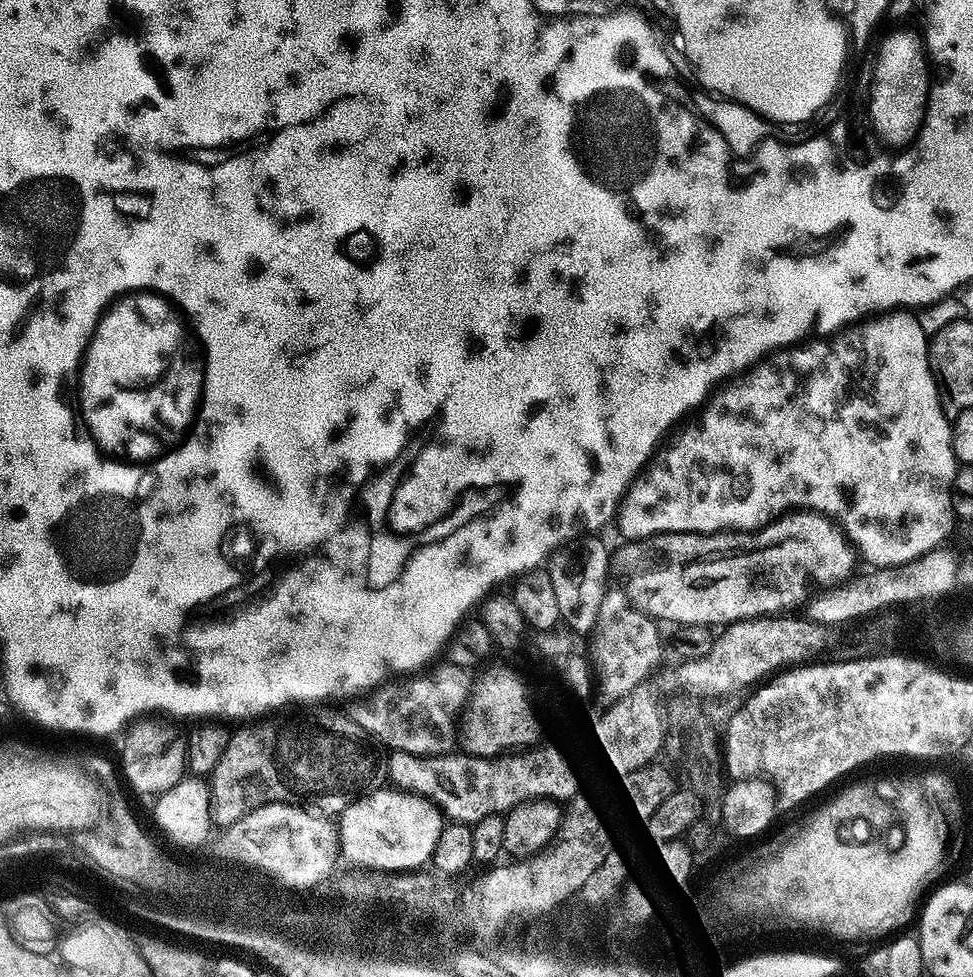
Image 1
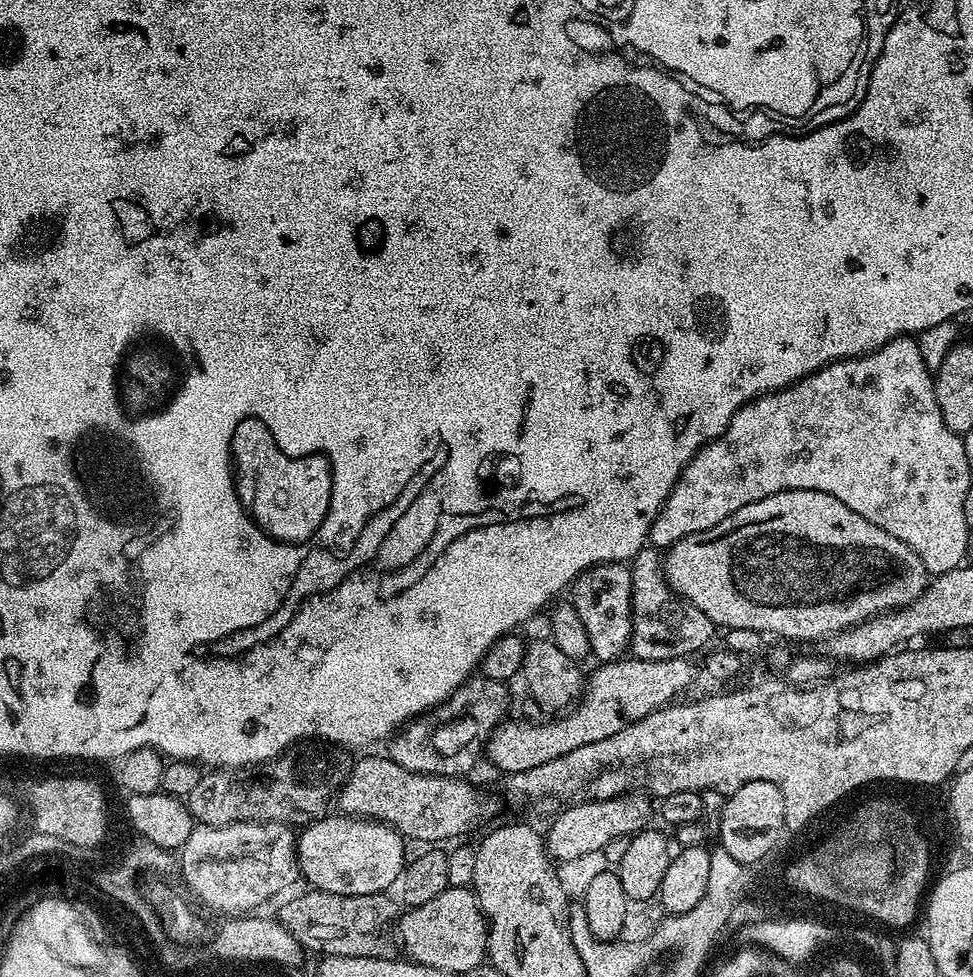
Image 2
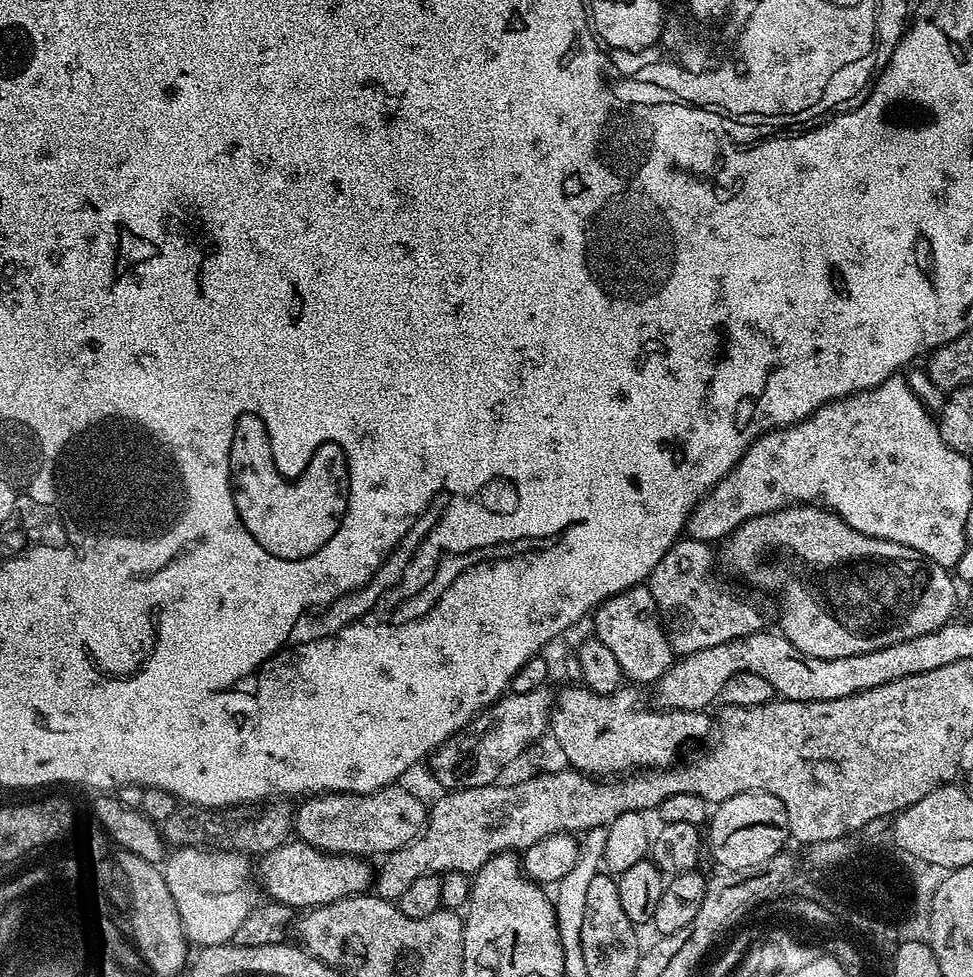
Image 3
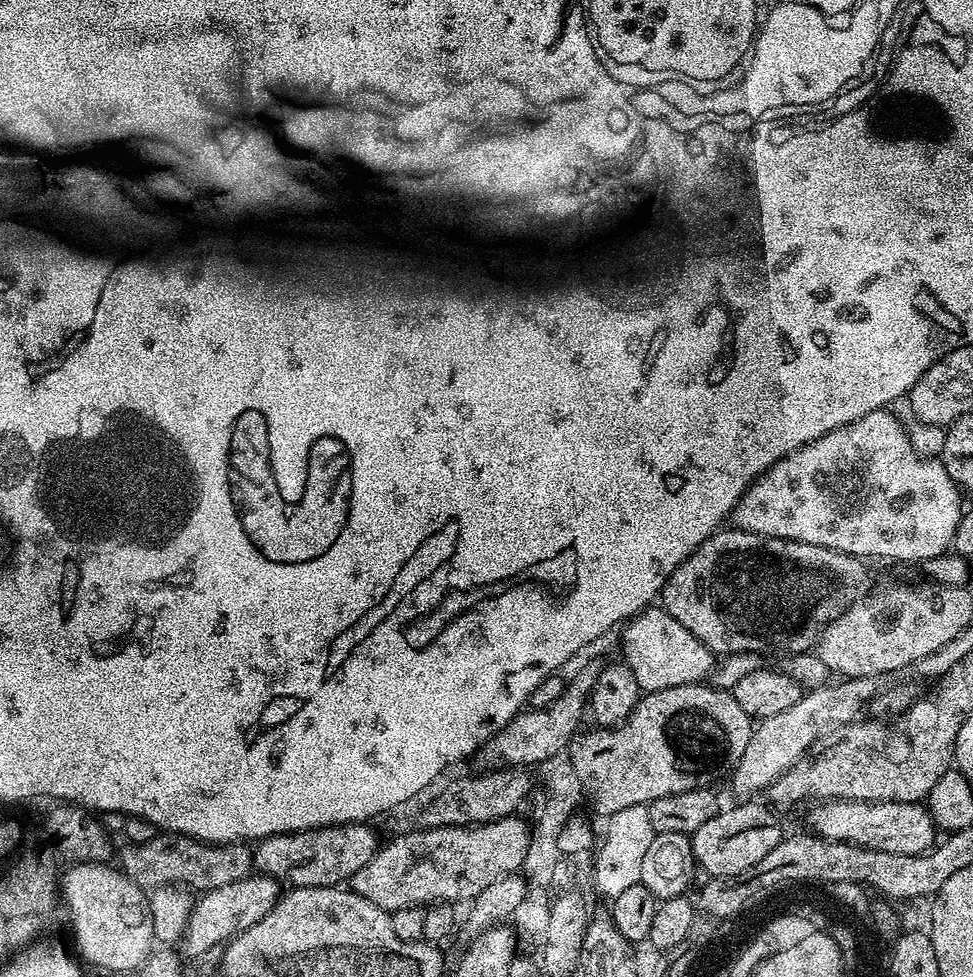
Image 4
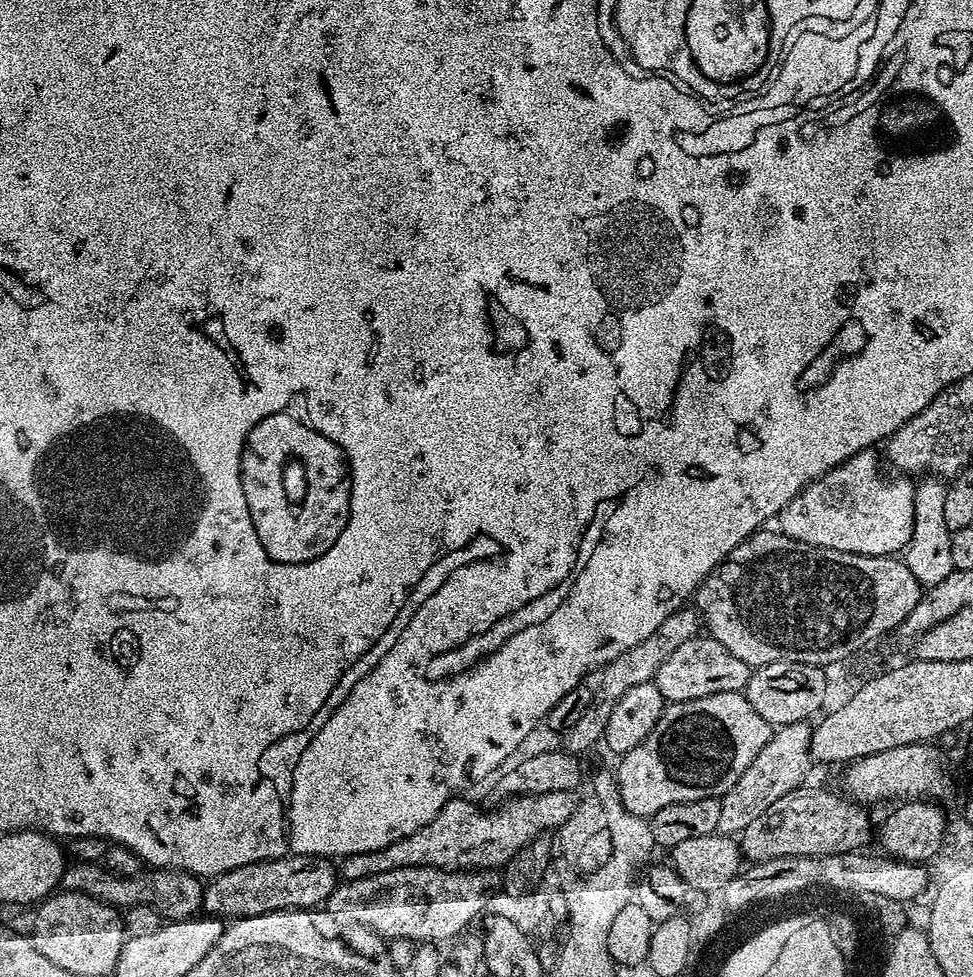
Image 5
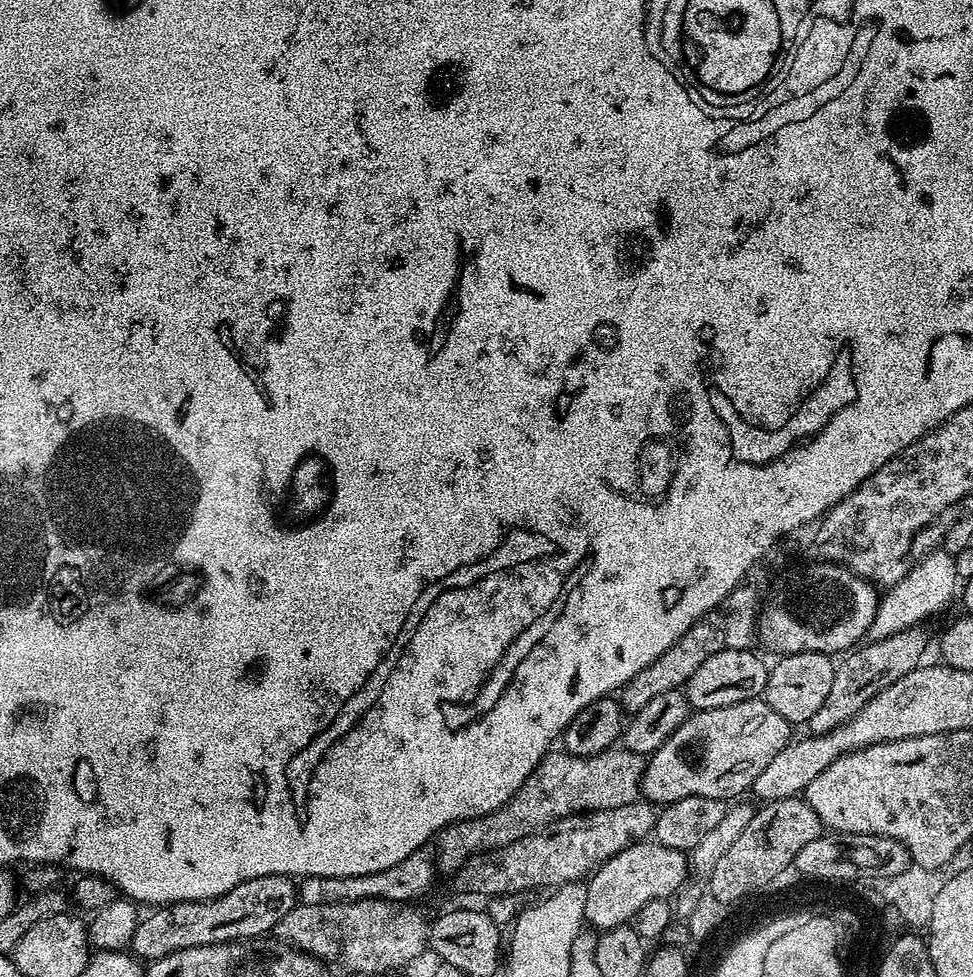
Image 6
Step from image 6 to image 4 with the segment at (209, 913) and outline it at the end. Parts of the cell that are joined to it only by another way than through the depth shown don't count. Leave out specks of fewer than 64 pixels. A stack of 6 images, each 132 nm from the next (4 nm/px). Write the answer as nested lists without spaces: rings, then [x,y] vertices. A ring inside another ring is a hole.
[[[368,822],[362,824],[335,824],[333,828],[314,828],[310,832],[285,832],[283,836],[267,836],[265,840],[259,841],[255,845],[253,853],[255,871],[260,874],[267,874],[285,885],[288,883],[288,886],[292,888],[335,888],[343,885],[345,882],[351,881],[352,876],[358,874],[358,870],[362,870],[362,866],[366,866],[366,862],[370,862],[370,858],[376,852],[378,841],[376,841],[376,832],[372,827],[373,825]]]

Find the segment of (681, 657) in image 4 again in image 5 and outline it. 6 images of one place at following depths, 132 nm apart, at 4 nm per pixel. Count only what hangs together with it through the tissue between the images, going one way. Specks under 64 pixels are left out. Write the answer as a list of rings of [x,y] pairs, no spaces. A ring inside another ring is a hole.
[[[698,634],[694,639],[682,642],[662,666],[658,666],[655,683],[668,704],[690,702],[694,698],[706,698],[710,694],[743,692],[752,676],[753,669],[742,658],[730,654],[722,642],[712,639],[707,634]]]

